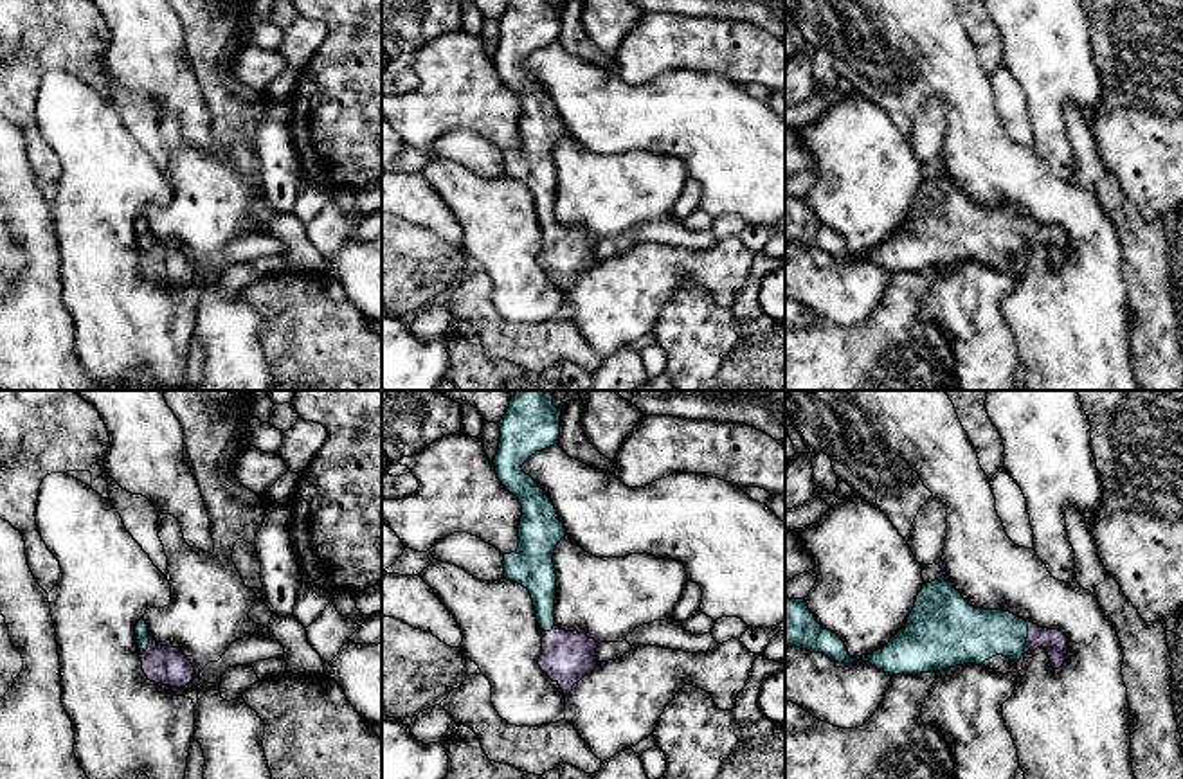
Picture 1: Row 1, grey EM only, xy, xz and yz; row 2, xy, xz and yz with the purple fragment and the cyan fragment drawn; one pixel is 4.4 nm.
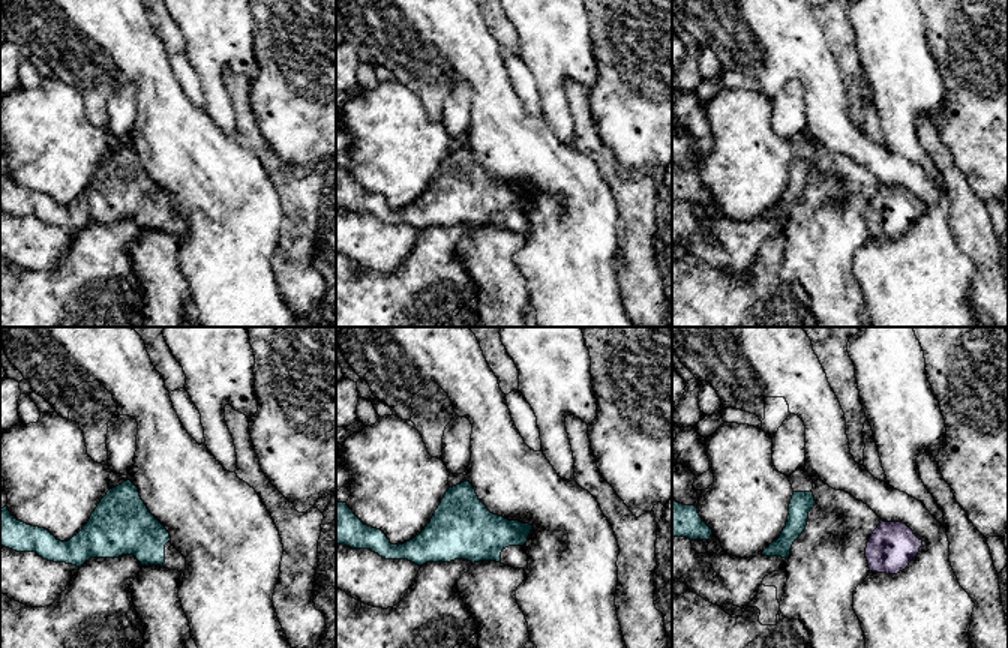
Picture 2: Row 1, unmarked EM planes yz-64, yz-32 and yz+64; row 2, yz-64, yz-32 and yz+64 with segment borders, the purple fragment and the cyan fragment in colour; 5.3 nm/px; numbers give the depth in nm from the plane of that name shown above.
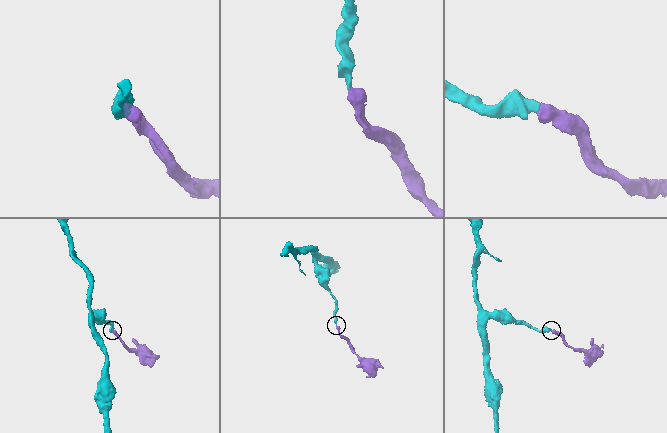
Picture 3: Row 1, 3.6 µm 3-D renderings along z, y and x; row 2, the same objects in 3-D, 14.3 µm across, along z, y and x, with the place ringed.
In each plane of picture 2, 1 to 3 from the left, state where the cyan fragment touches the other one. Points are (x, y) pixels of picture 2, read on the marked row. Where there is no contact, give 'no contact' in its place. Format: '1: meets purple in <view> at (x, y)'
1: no contact
2: no contact
3: no contact

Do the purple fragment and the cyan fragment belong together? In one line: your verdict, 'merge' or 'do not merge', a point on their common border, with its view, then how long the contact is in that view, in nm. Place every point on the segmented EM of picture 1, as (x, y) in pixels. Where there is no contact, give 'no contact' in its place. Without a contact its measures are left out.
merge | yz (1027, 637) | 140 nm

